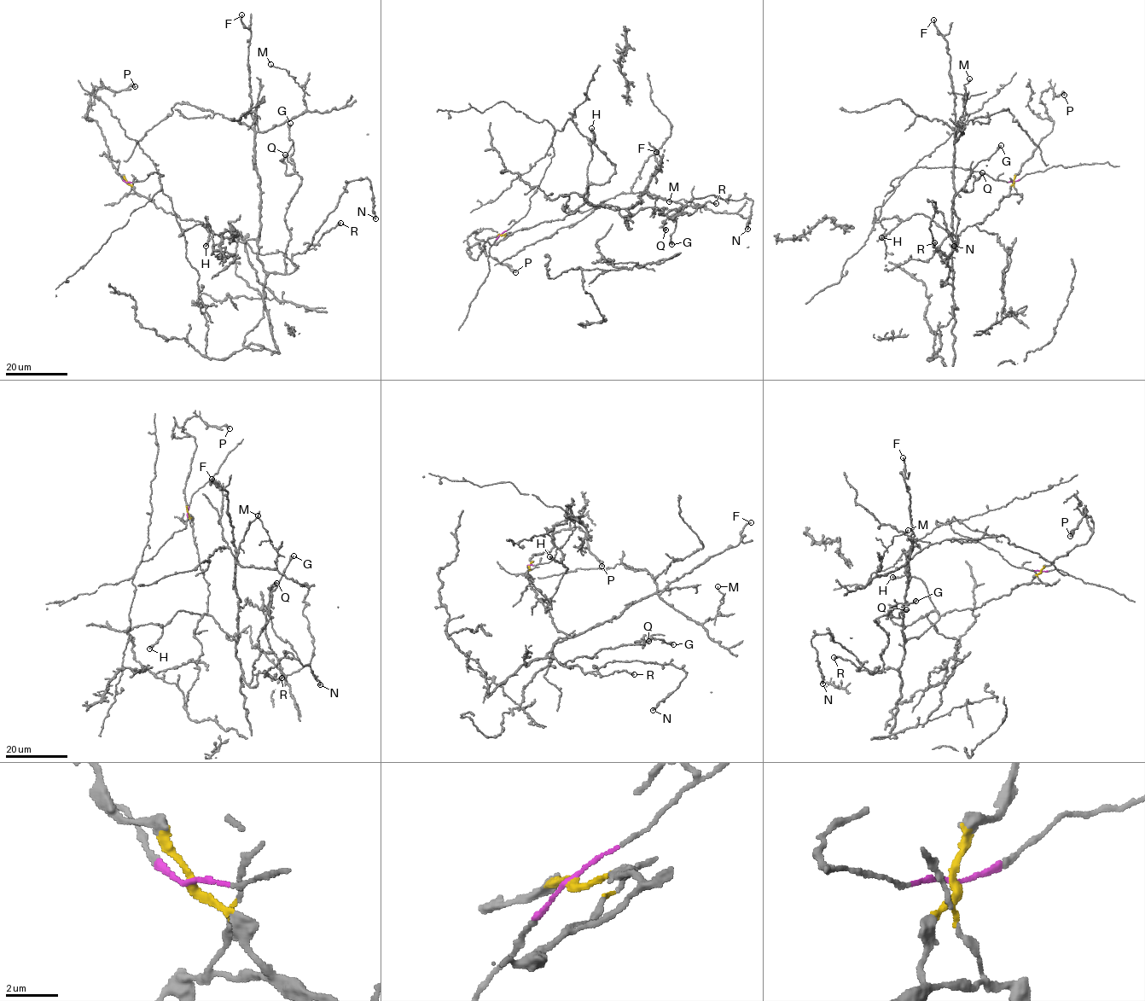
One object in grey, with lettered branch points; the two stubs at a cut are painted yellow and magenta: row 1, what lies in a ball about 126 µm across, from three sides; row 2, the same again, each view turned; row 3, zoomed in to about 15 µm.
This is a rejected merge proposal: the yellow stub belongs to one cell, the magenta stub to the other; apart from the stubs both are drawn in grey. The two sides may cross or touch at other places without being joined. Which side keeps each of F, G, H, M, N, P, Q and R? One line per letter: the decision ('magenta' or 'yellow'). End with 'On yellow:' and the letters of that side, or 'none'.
F: yellow
G: yellow
H: yellow
M: yellow
N: yellow
P: yellow
Q: yellow
R: yellow
On yellow: F, G, H, M, N, P, Q, R

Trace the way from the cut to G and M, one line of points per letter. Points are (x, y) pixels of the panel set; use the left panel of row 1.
G: (126, 182), (181, 219), (254, 240), (264, 270), (283, 273), (284, 215), (301, 177), (290, 123)
M: (126, 182), (181, 219), (236, 241), (255, 239), (254, 136), (306, 108), (295, 80), (270, 65)

